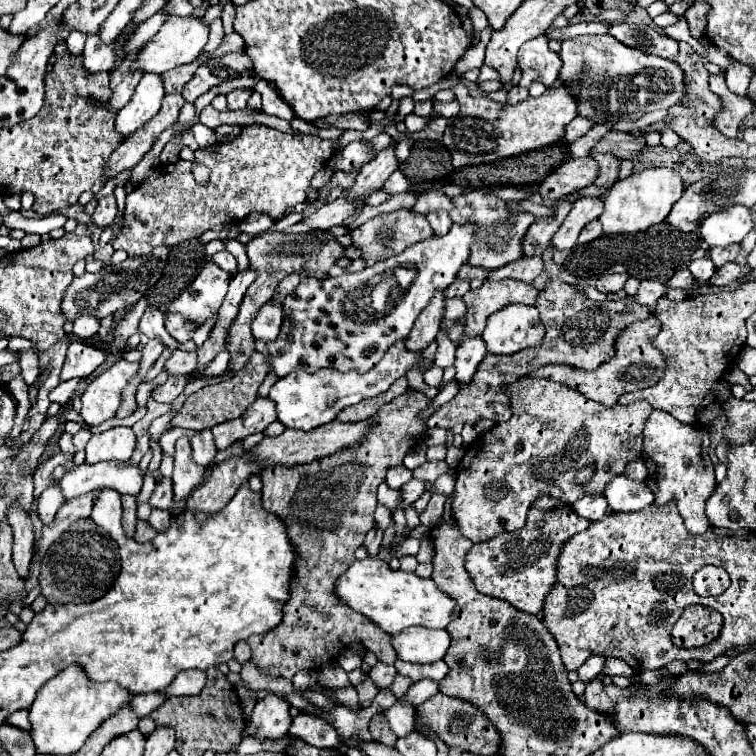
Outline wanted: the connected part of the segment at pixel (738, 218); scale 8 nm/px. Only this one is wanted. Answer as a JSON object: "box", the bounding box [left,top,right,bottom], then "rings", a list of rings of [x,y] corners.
{"box":[698,205,752,247],"rings":[[[734,205],[706,217],[700,223],[698,231],[710,247],[714,245],[726,247],[732,243],[740,243],[750,229],[752,229],[750,209],[744,205]]]}

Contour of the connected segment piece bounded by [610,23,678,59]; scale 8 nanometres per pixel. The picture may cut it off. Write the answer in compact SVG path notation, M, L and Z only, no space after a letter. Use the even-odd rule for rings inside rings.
M616 23L610 27L610 35L616 37L620 43L640 49L650 55L658 55L664 59L676 59L678 55L678 41L660 35L648 25L630 25L630 23Z

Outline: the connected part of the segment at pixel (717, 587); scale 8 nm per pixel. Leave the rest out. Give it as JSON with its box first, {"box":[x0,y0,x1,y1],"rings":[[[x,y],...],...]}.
{"box":[694,567,730,597],"rings":[[[702,567],[694,573],[694,591],[700,597],[722,595],[728,587],[730,579],[722,567]]]}

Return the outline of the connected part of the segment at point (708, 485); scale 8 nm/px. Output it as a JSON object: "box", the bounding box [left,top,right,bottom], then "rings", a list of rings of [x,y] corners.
{"box":[642,411,716,533],"rings":[[[652,411],[644,425],[644,453],[642,459],[648,467],[646,483],[654,491],[657,505],[674,501],[688,533],[704,533],[710,527],[704,505],[716,487],[715,467],[710,461],[708,432],[698,425],[686,425],[666,411]]]}

